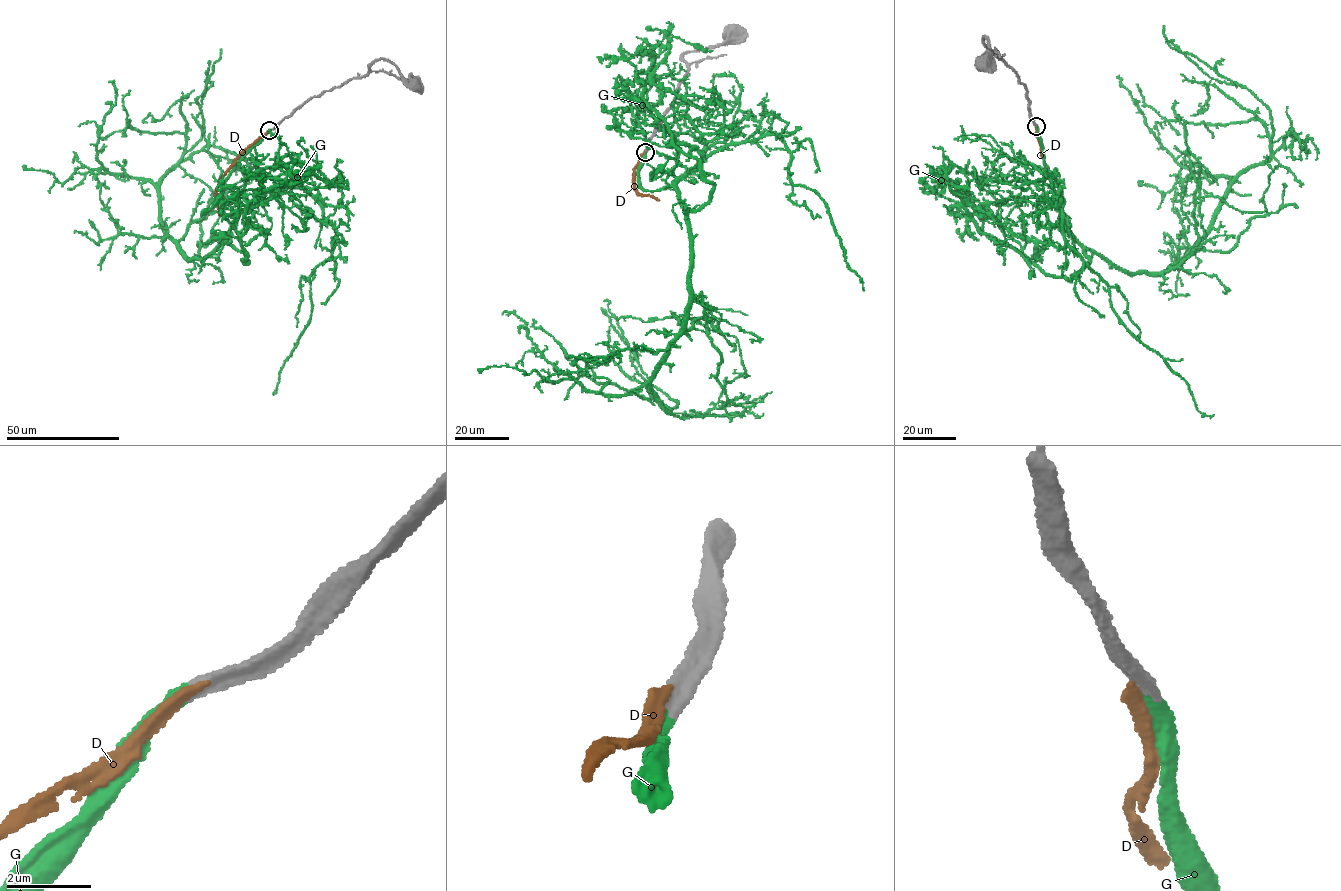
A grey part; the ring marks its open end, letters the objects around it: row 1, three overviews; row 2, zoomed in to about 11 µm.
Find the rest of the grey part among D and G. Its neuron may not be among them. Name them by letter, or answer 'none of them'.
G

